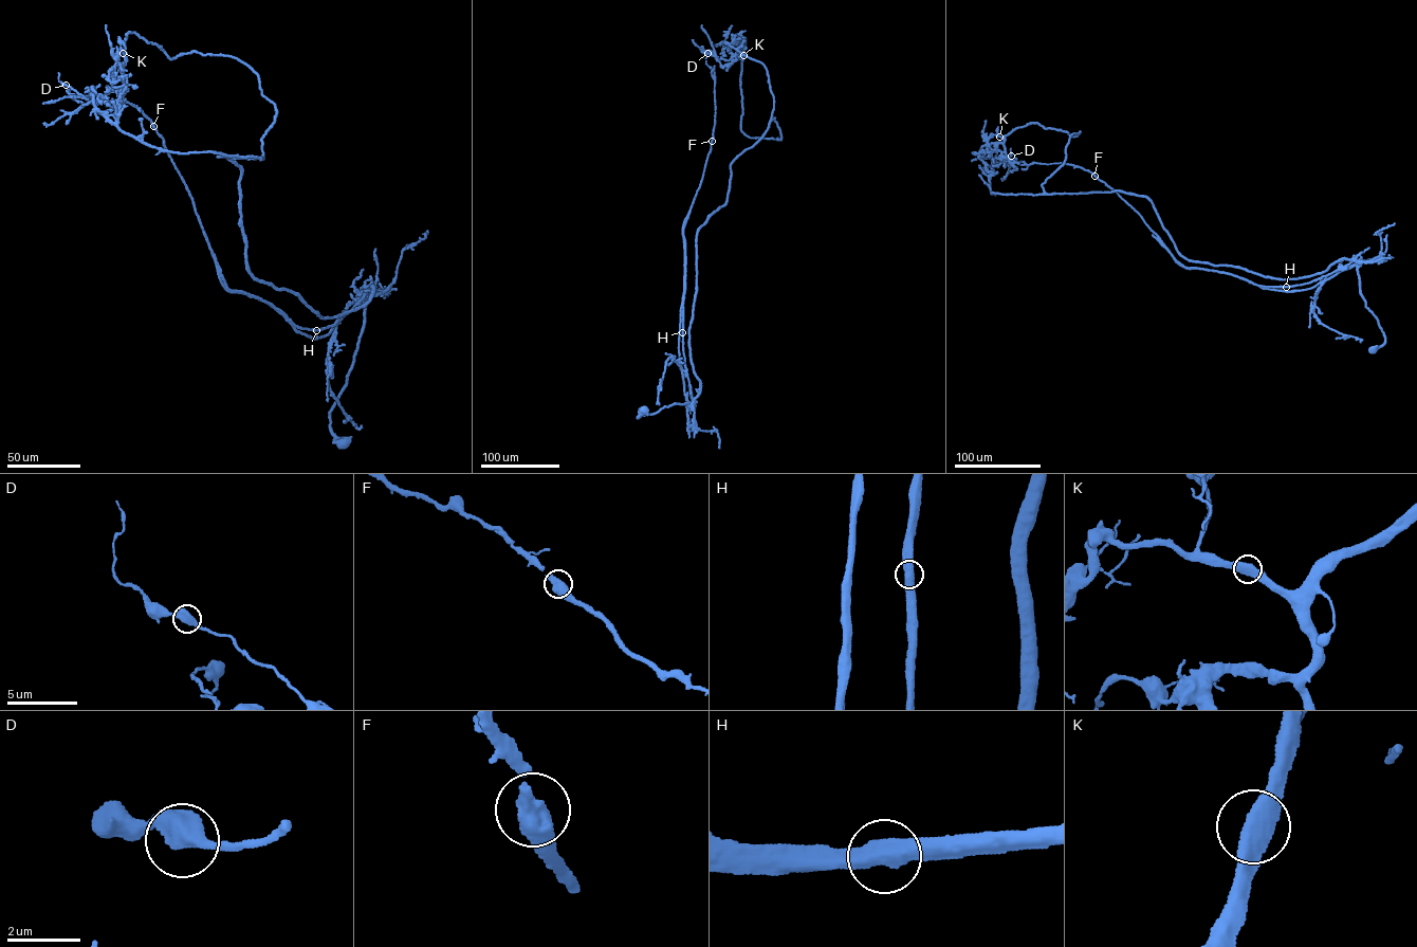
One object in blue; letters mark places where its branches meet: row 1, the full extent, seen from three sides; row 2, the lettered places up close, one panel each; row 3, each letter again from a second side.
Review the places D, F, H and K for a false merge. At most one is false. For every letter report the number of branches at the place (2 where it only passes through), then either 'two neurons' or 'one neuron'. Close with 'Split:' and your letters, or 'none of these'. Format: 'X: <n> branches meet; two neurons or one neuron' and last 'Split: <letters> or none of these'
D: 2 branches meet; one neuron
F: 2 branches meet; one neuron
H: 2 branches meet; one neuron
K: 2 branches meet; one neuron
Split: none of these

